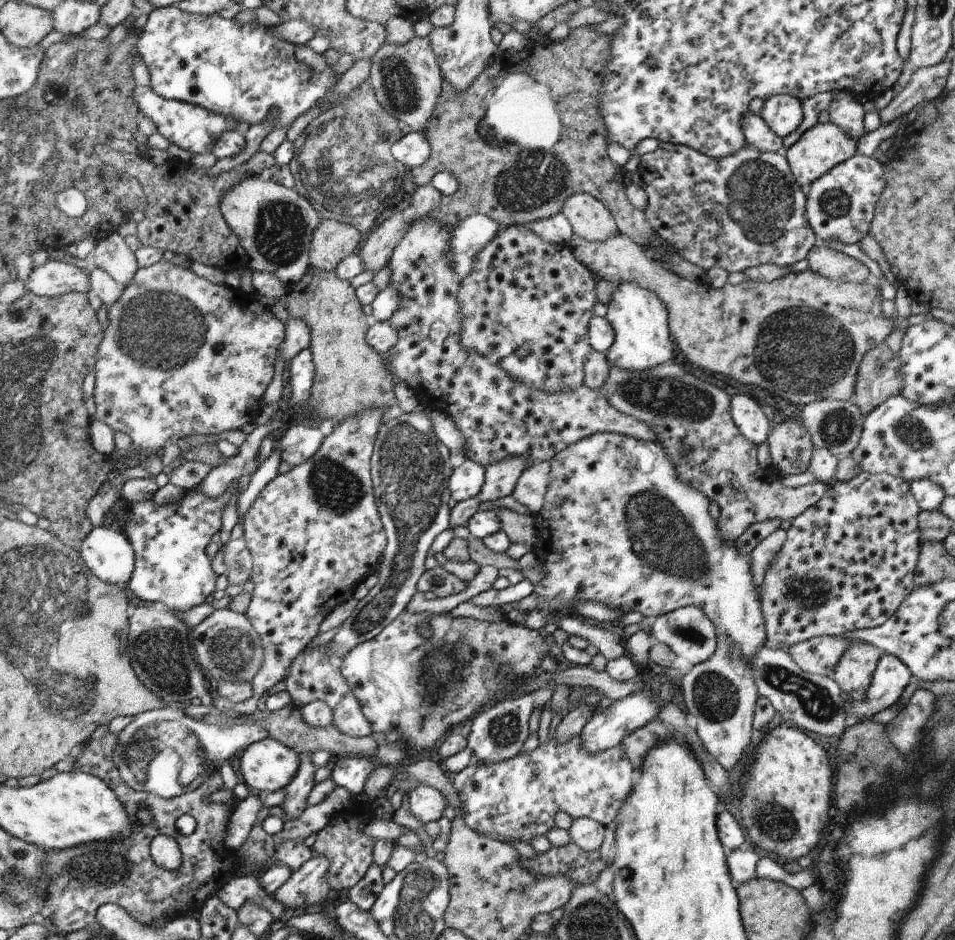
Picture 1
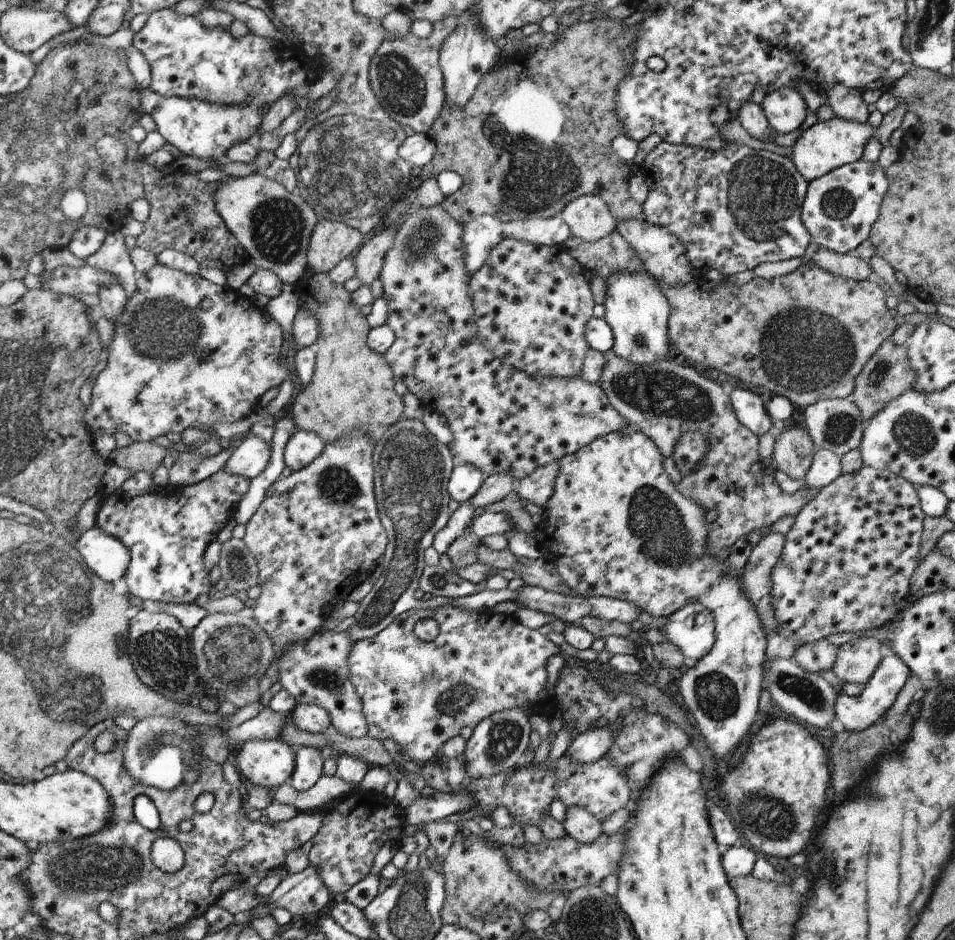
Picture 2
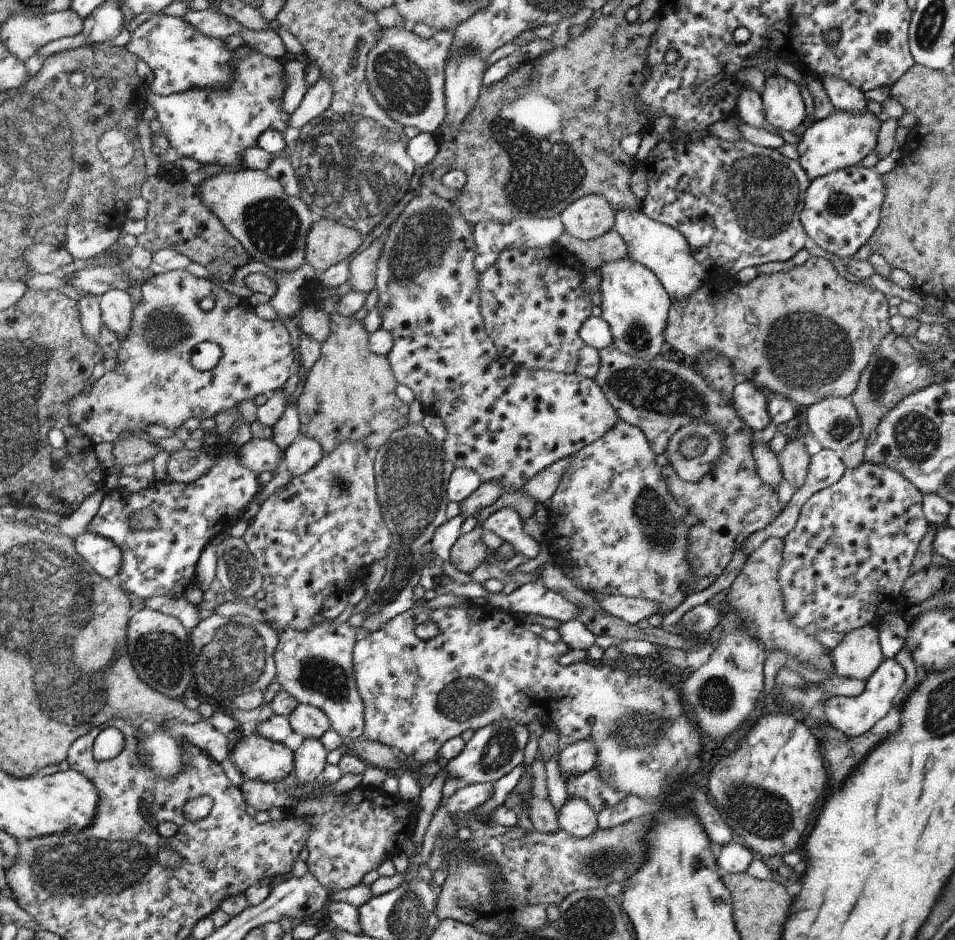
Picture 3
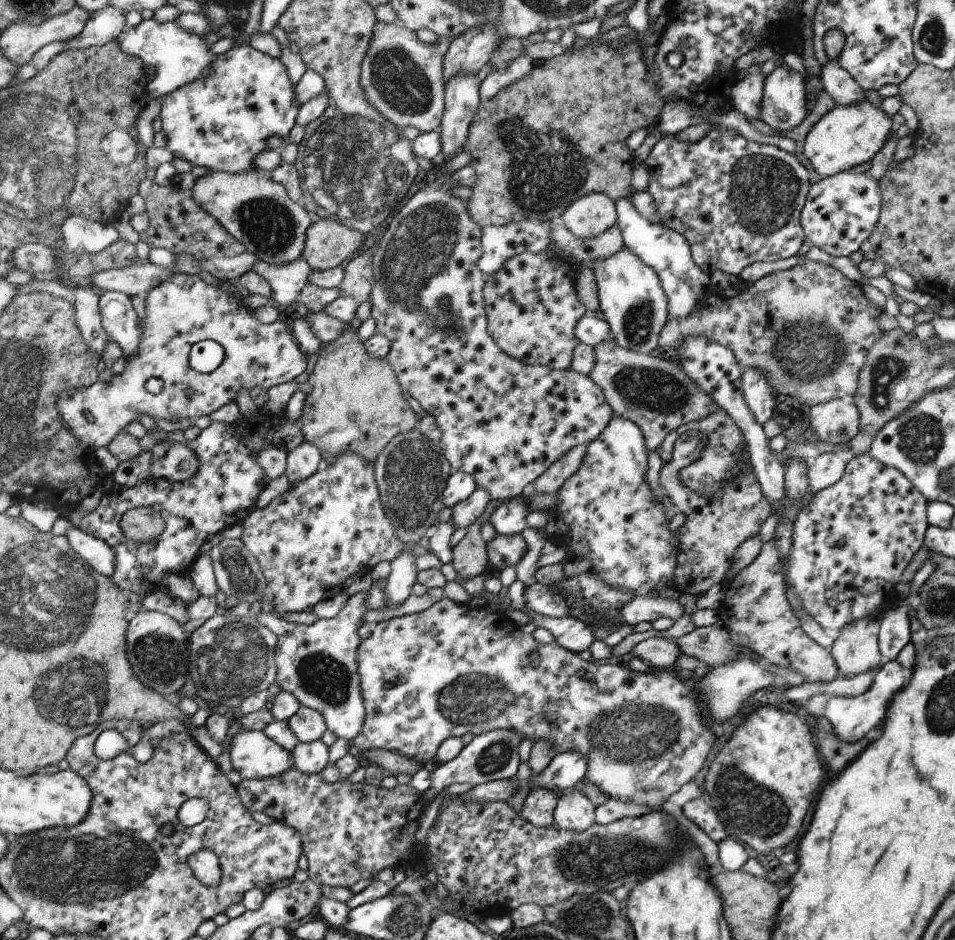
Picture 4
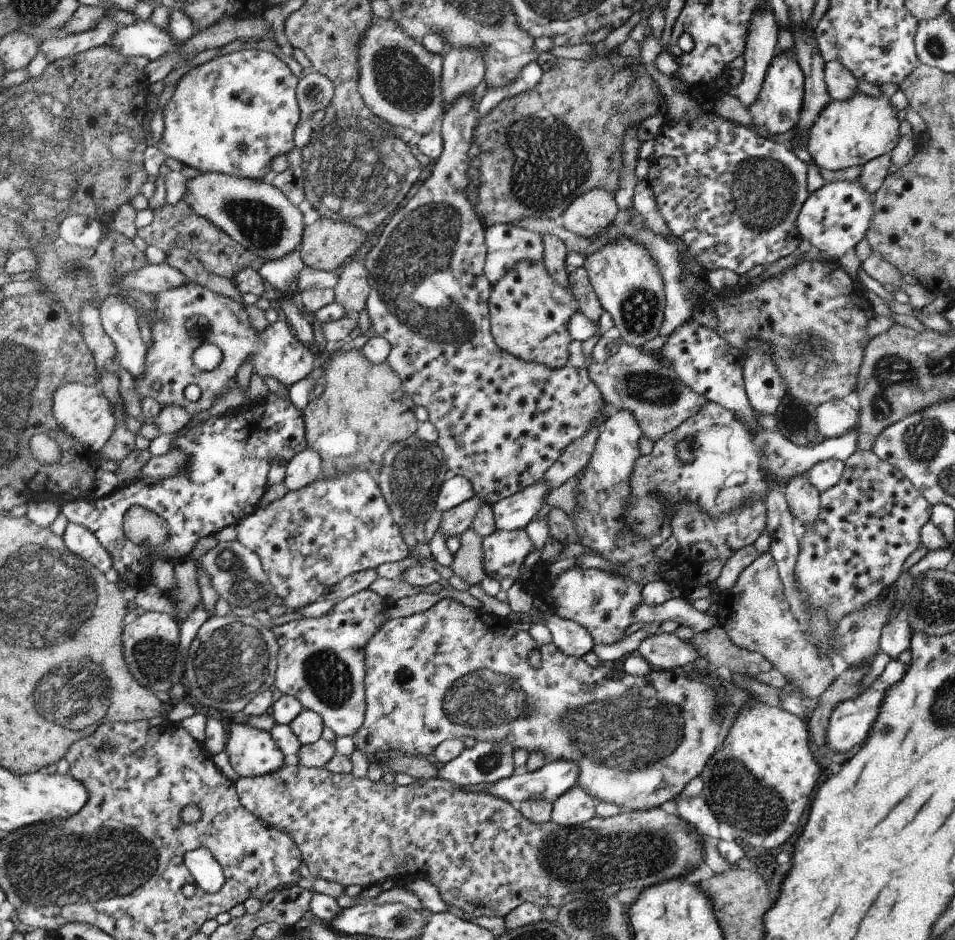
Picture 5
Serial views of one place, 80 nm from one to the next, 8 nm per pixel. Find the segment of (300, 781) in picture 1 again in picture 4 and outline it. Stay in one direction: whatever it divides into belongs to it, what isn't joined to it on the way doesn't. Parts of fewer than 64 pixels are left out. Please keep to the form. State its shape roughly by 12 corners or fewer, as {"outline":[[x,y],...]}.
{"outline":[[322,739],[300,742],[290,753],[294,767],[321,773],[330,762]]}

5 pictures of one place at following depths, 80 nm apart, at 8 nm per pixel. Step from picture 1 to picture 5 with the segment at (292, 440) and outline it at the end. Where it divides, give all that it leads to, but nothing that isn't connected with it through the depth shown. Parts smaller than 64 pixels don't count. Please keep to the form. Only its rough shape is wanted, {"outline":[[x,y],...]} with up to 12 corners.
{"outline":[[312,449],[288,462],[284,486],[290,491],[318,480],[321,458]]}

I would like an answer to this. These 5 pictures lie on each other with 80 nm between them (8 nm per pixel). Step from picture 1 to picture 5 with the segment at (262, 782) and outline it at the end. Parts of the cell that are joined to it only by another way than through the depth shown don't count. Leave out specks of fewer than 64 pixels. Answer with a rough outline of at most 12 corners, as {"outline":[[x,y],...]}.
{"outline":[[232,718],[225,751],[240,777],[284,765],[271,732]]}

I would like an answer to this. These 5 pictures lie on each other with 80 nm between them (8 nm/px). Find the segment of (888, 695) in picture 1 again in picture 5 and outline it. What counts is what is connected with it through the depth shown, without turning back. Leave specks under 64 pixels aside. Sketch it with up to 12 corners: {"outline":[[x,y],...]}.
{"outline":[[892,659],[831,713],[825,745],[850,753],[867,739],[885,692],[906,674]]}

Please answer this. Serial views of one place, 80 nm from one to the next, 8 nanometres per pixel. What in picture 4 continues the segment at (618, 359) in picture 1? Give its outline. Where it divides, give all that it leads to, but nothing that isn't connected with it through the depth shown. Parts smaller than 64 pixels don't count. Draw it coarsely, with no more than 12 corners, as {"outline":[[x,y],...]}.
{"outline":[[628,247],[592,262],[615,341],[654,352],[667,322],[658,272]]}

